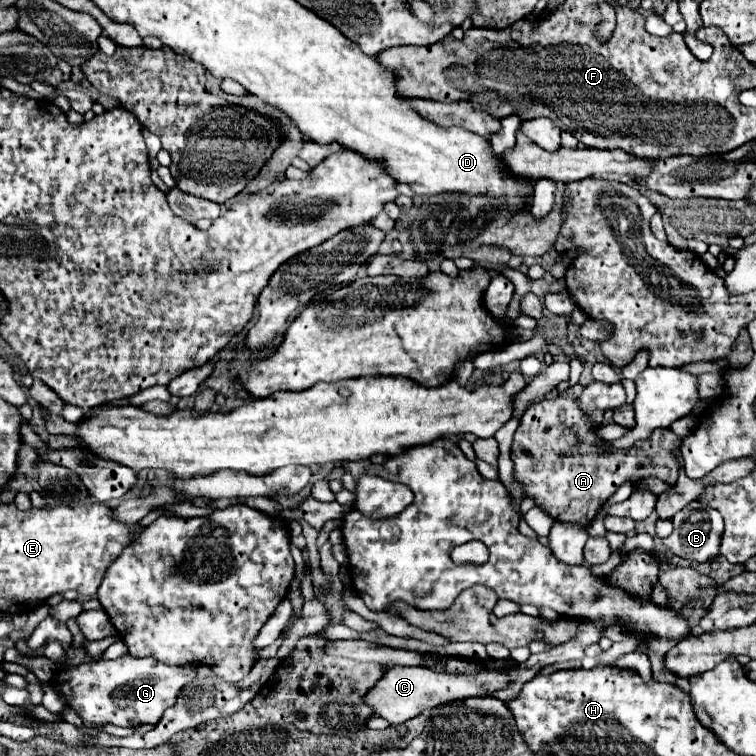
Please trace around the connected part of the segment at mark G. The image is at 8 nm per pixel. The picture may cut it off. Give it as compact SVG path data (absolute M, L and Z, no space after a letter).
M125 653L119 659L83 663L57 673L55 683L63 693L63 699L83 719L85 727L101 725L157 725L165 709L173 707L181 689L195 679L195 671L185 673L179 667L167 667L155 659L137 659Z

